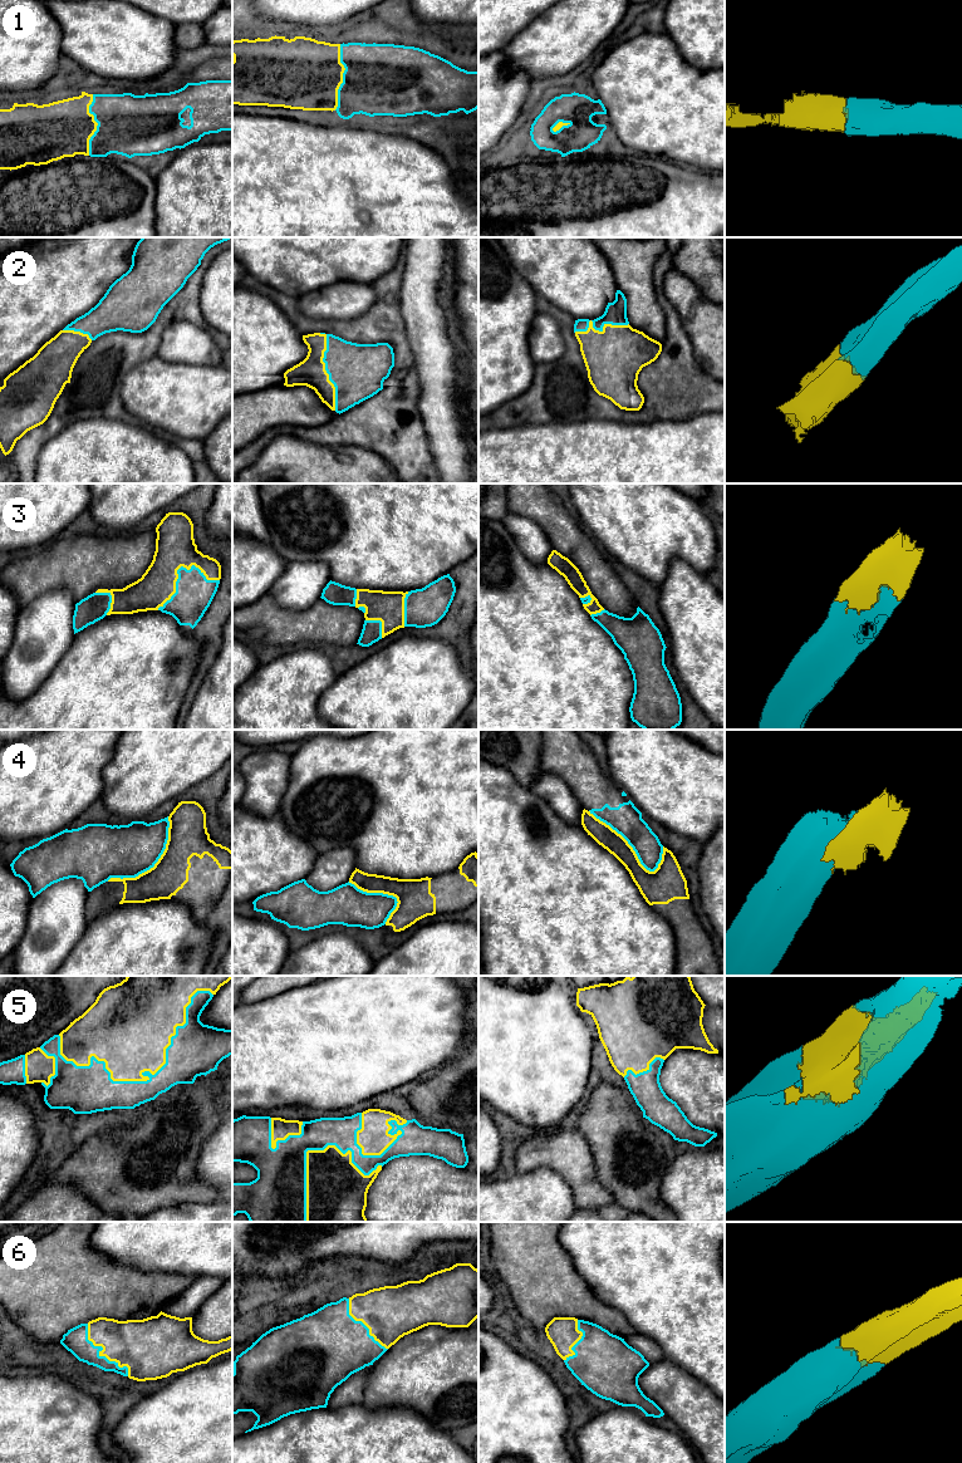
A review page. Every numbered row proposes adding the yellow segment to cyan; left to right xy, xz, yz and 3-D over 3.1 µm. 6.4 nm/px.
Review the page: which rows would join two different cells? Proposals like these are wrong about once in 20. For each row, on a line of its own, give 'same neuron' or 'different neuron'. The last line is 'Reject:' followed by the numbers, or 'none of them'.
1: same neuron
2: same neuron
3: same neuron
4: different neuron
5: same neuron
6: same neuron
Reject: 4

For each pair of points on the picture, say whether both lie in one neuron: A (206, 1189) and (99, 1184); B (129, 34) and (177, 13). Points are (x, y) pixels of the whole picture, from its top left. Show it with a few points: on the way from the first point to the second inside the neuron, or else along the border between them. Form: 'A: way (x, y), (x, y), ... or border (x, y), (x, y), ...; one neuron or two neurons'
A: way (180, 1189), (151, 1191), (126, 1187); one neuron
B: border (148, 13), (167, 19), (175, 26); two neurons

